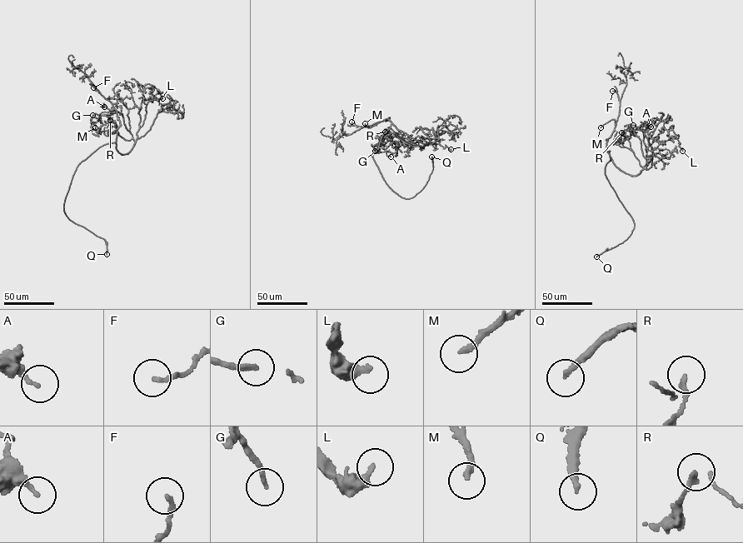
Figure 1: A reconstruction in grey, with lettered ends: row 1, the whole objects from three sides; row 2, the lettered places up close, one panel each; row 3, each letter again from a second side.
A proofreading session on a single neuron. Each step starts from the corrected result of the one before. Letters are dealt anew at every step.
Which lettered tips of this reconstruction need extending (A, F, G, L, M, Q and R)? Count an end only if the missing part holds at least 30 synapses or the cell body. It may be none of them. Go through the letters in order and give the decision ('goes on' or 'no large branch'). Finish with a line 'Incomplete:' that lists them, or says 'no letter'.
A: no large branch
F: no large branch
G: goes on
L: no large branch
M: goes on
Q: goes on
R: no large branch
Incomplete: G, M, Q

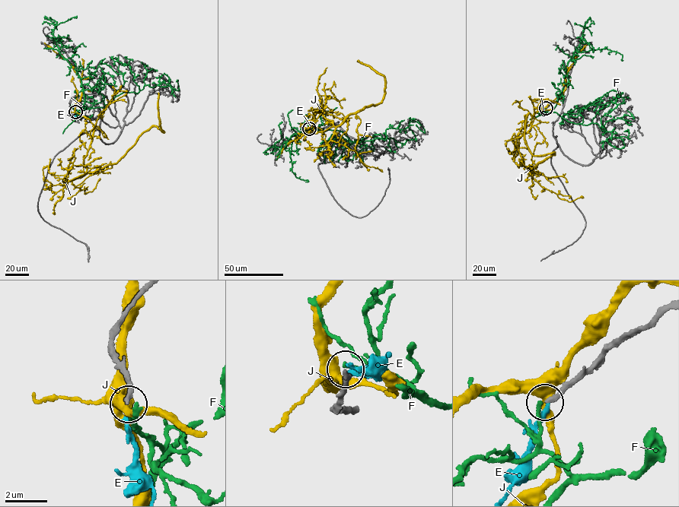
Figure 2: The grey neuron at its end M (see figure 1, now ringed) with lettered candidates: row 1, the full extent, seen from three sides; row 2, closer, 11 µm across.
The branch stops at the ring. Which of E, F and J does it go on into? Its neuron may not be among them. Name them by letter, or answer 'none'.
none

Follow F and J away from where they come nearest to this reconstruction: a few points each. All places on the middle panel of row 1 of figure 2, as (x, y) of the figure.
F: (309, 128), (340, 131), (358, 143), (384, 140), (387, 129), (405, 128), (410, 121), (425, 132), (416, 126)
J: (309, 129), (313, 115), (325, 112), (321, 108), (335, 126), (352, 114), (380, 103), (384, 77), (357, 61)

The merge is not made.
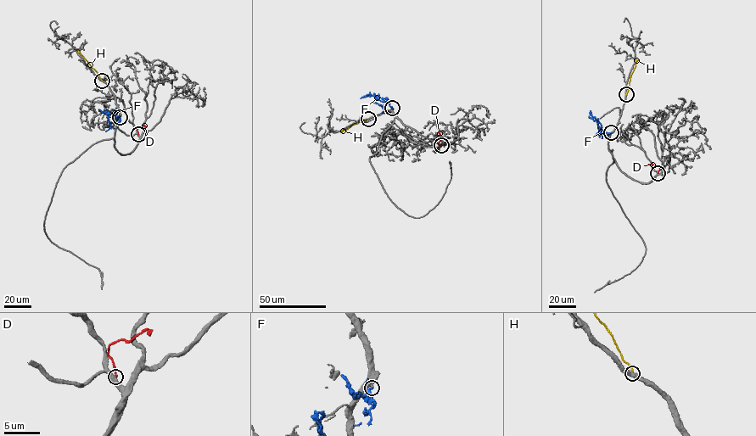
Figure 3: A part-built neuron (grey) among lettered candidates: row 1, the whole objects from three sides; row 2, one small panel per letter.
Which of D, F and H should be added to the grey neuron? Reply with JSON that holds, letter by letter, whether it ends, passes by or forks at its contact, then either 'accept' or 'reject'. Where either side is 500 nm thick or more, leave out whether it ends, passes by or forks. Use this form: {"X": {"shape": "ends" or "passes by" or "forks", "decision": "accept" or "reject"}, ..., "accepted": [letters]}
{"D": {"decision": "reject"}, "F": {"shape": "ends", "decision": "reject"}, "H": {"shape": "ends", "decision": "reject"}, "accepted": []}

